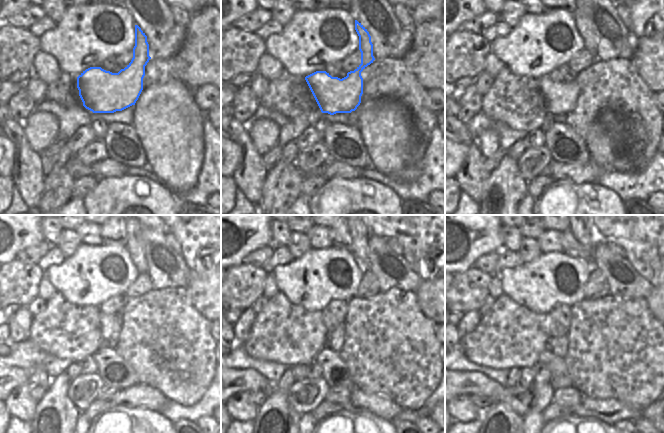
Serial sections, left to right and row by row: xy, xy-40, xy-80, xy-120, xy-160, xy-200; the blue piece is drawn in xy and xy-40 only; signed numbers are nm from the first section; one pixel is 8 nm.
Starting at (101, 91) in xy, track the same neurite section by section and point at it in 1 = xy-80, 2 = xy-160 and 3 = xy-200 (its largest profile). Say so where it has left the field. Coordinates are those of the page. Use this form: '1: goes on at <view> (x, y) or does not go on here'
1: goes on at xy-80 (560, 98)
2: goes on at xy-160 (359, 235)
3: goes on at xy-200 (583, 235)

